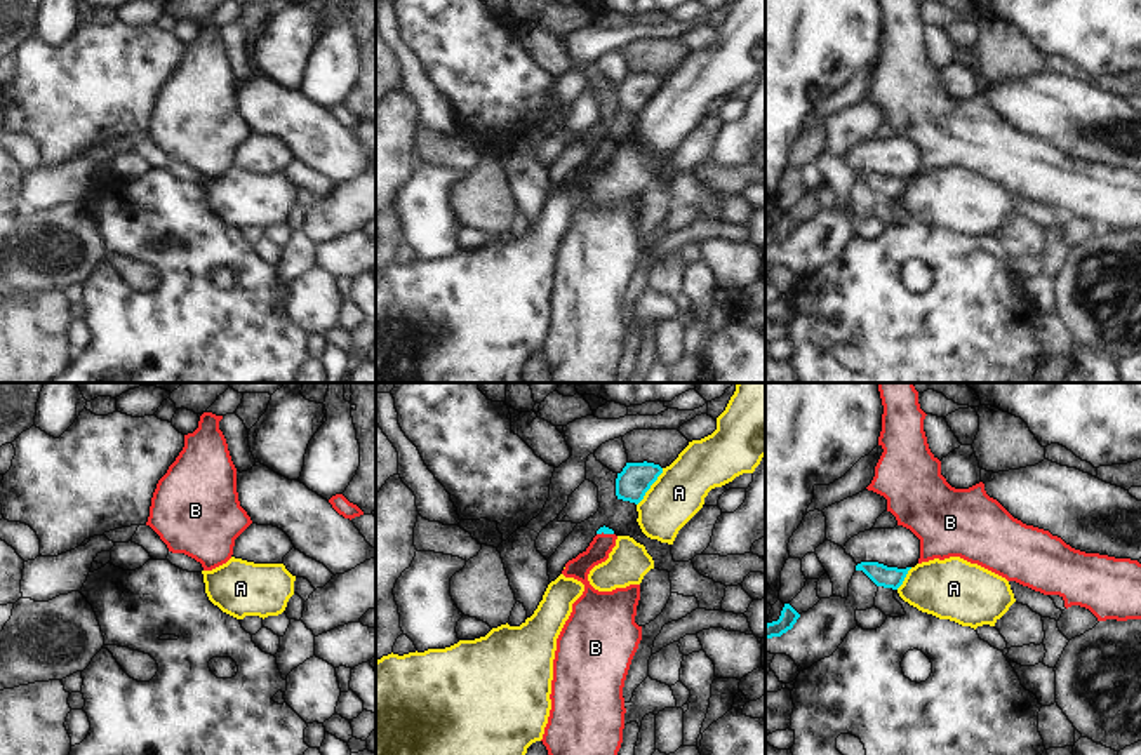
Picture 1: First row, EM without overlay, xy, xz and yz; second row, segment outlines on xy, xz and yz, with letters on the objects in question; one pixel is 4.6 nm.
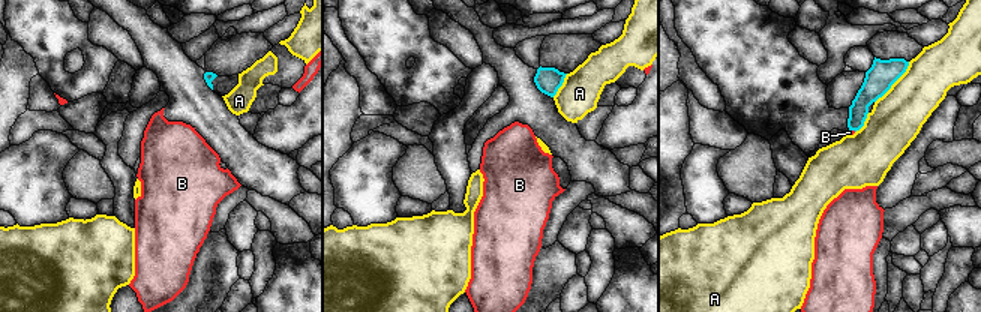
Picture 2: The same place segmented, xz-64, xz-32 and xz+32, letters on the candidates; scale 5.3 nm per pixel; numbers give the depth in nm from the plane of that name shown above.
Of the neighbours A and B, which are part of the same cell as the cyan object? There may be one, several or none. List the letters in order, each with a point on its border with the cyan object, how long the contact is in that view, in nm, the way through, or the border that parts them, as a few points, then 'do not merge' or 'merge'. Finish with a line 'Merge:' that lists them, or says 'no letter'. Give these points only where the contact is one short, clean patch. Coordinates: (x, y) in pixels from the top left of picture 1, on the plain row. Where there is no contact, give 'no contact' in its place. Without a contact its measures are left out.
A: meets cyan in xz at (649, 98); contact 220 nm long; border along xz (663, 79), (637, 115); do not merge
B: meets cyan in xz at (604, 143); contact 80 nm long; runs through xz (604, 140), (604, 143), (600, 157); merge
Merge: B

